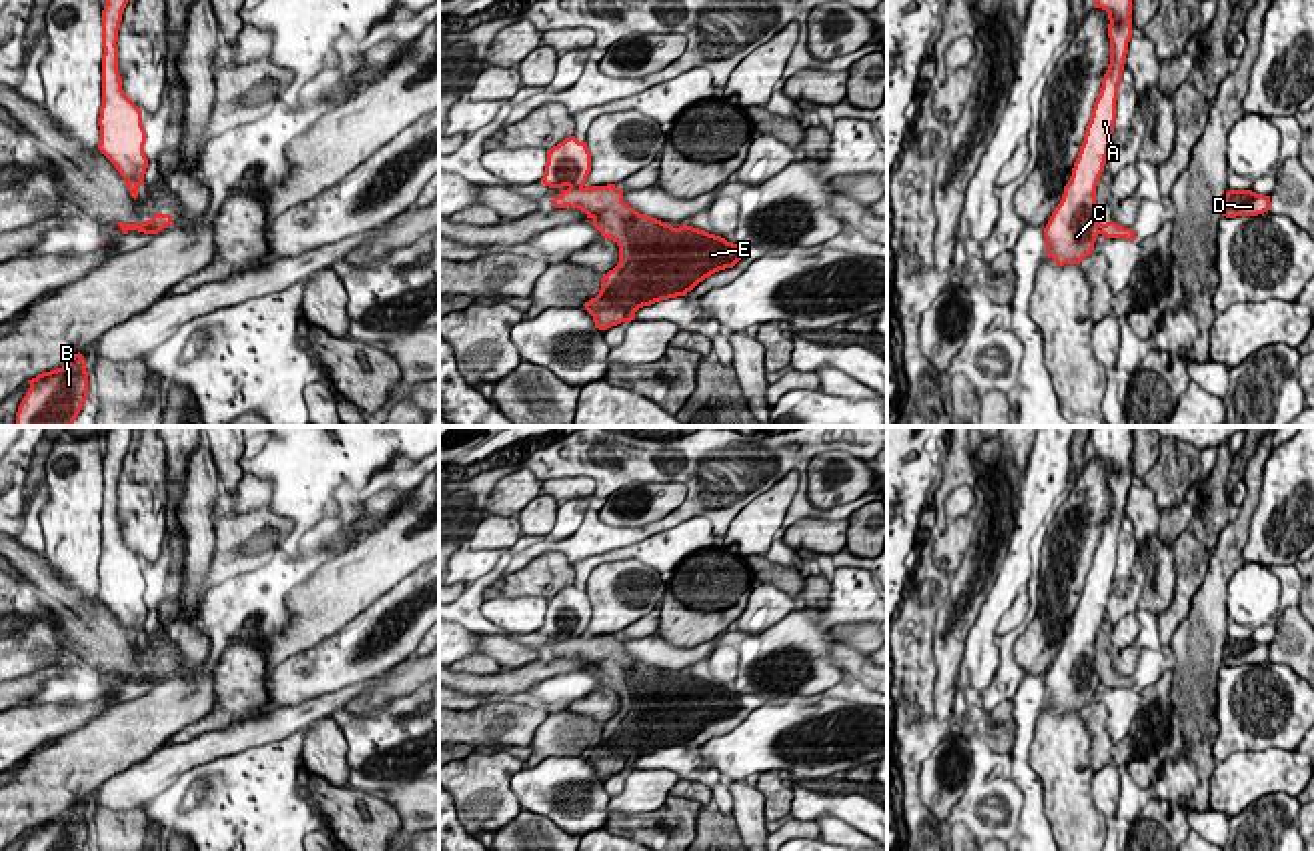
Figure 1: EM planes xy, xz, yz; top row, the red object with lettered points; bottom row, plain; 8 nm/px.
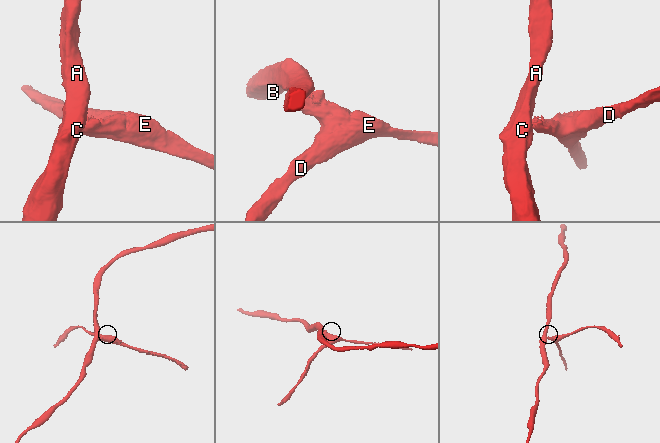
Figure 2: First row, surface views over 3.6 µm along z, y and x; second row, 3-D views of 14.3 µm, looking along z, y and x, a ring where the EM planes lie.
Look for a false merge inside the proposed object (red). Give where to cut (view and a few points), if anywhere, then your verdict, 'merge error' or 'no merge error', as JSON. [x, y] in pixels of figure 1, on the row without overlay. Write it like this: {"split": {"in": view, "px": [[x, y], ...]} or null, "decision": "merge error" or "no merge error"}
{"split": {"in": "xz", "px": [[581, 633], [569, 637]]}, "decision": "merge error"}

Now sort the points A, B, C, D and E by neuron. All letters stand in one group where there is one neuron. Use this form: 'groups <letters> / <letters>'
groups A B C / D E

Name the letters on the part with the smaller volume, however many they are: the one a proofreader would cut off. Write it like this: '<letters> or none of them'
D, E

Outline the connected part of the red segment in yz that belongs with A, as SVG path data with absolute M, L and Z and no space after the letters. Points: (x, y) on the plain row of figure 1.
M1092 427L1090 433L1094 457L1108 461L1110 513L1102 527L1070 631L1064 635L1062 649L1044 677L1046 705L1058 715L1080 713L1092 703L1100 683L1096 635L1114 583L1118 533L1122 531L1132 487L1132 431L1134 427Z

